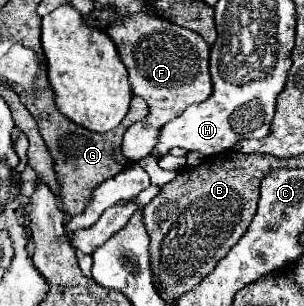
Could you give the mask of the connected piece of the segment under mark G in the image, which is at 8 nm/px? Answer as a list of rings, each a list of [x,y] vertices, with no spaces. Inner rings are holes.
[[[39,93],[39,97],[21,97],[21,103],[27,107],[27,111],[33,115],[33,119],[39,125],[39,133],[55,163],[55,175],[59,179],[59,197],[63,203],[63,213],[71,217],[79,215],[87,207],[87,201],[91,199],[91,193],[99,183],[103,183],[109,177],[115,177],[121,169],[131,165],[131,161],[127,161],[121,155],[121,137],[133,123],[141,121],[149,113],[147,103],[135,95],[131,99],[129,113],[115,129],[107,133],[91,133],[85,127],[69,121],[55,109],[53,93]]]

